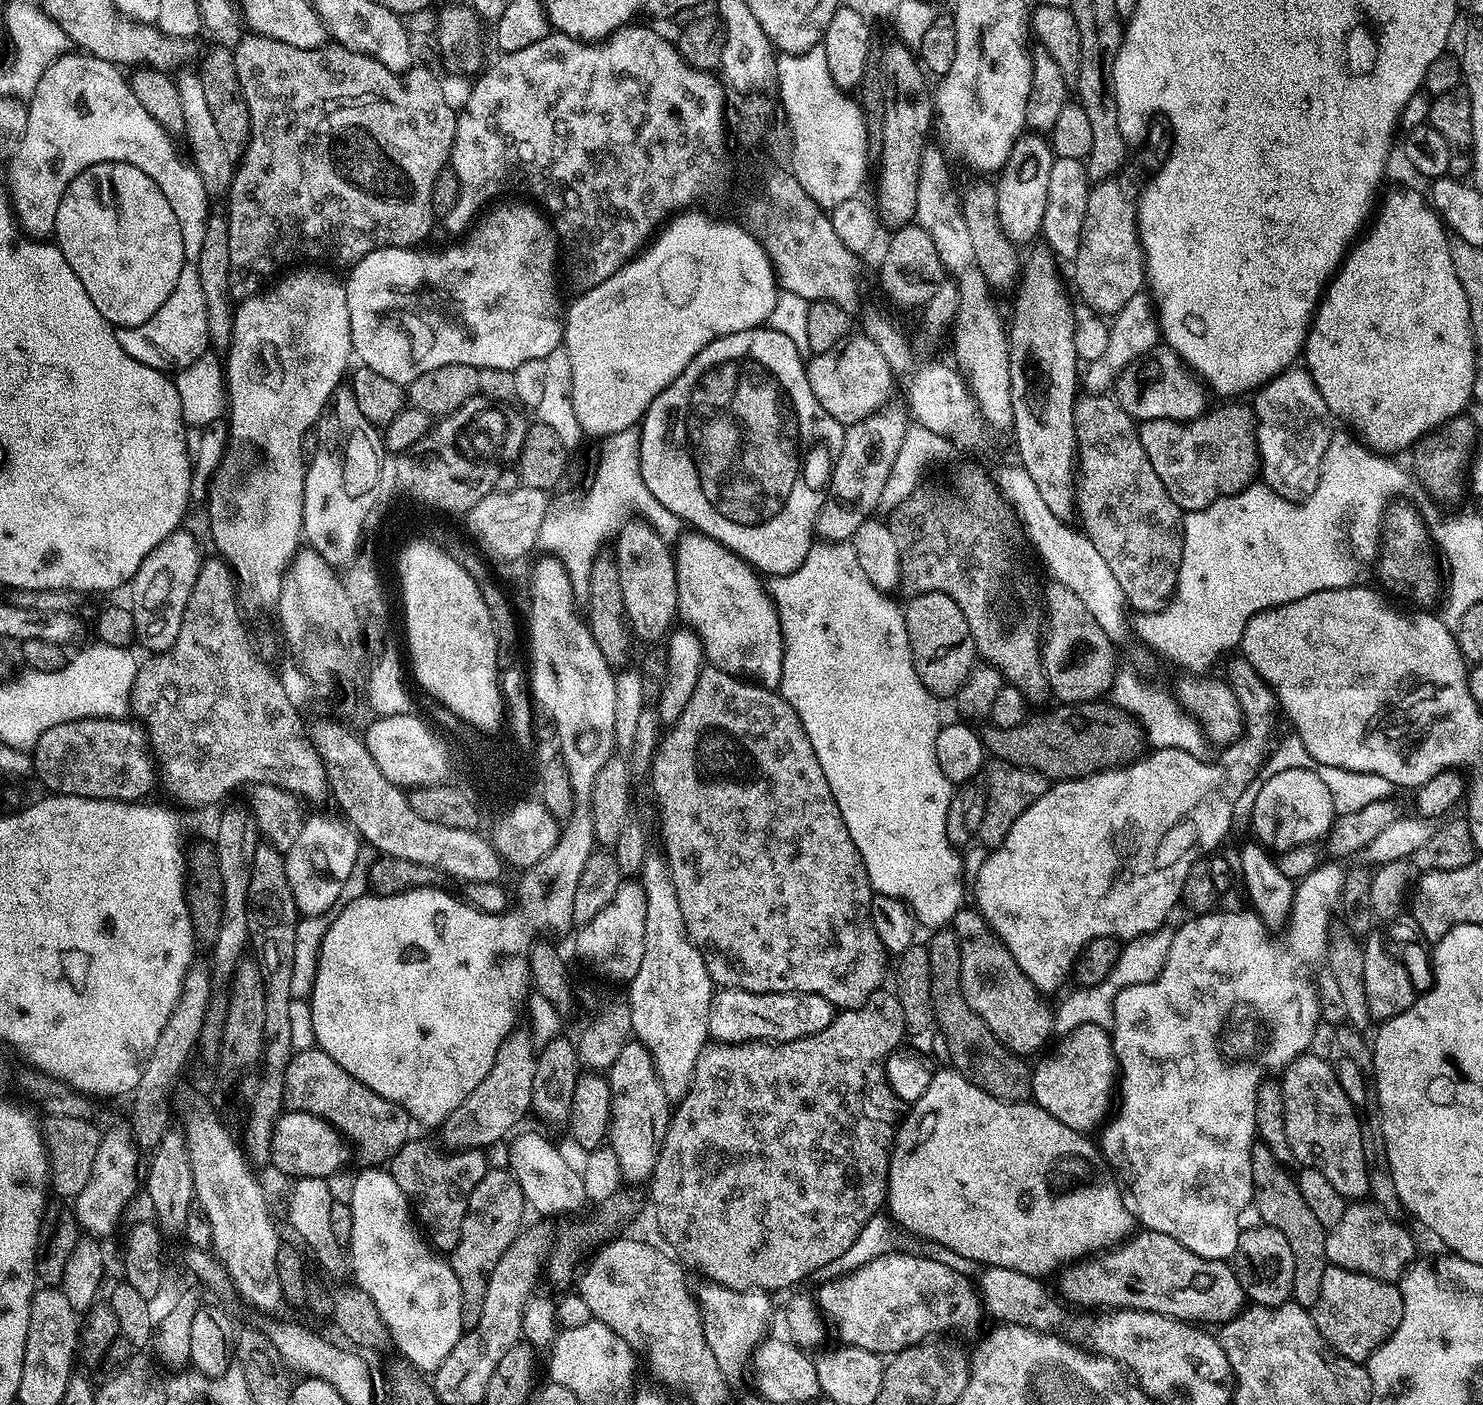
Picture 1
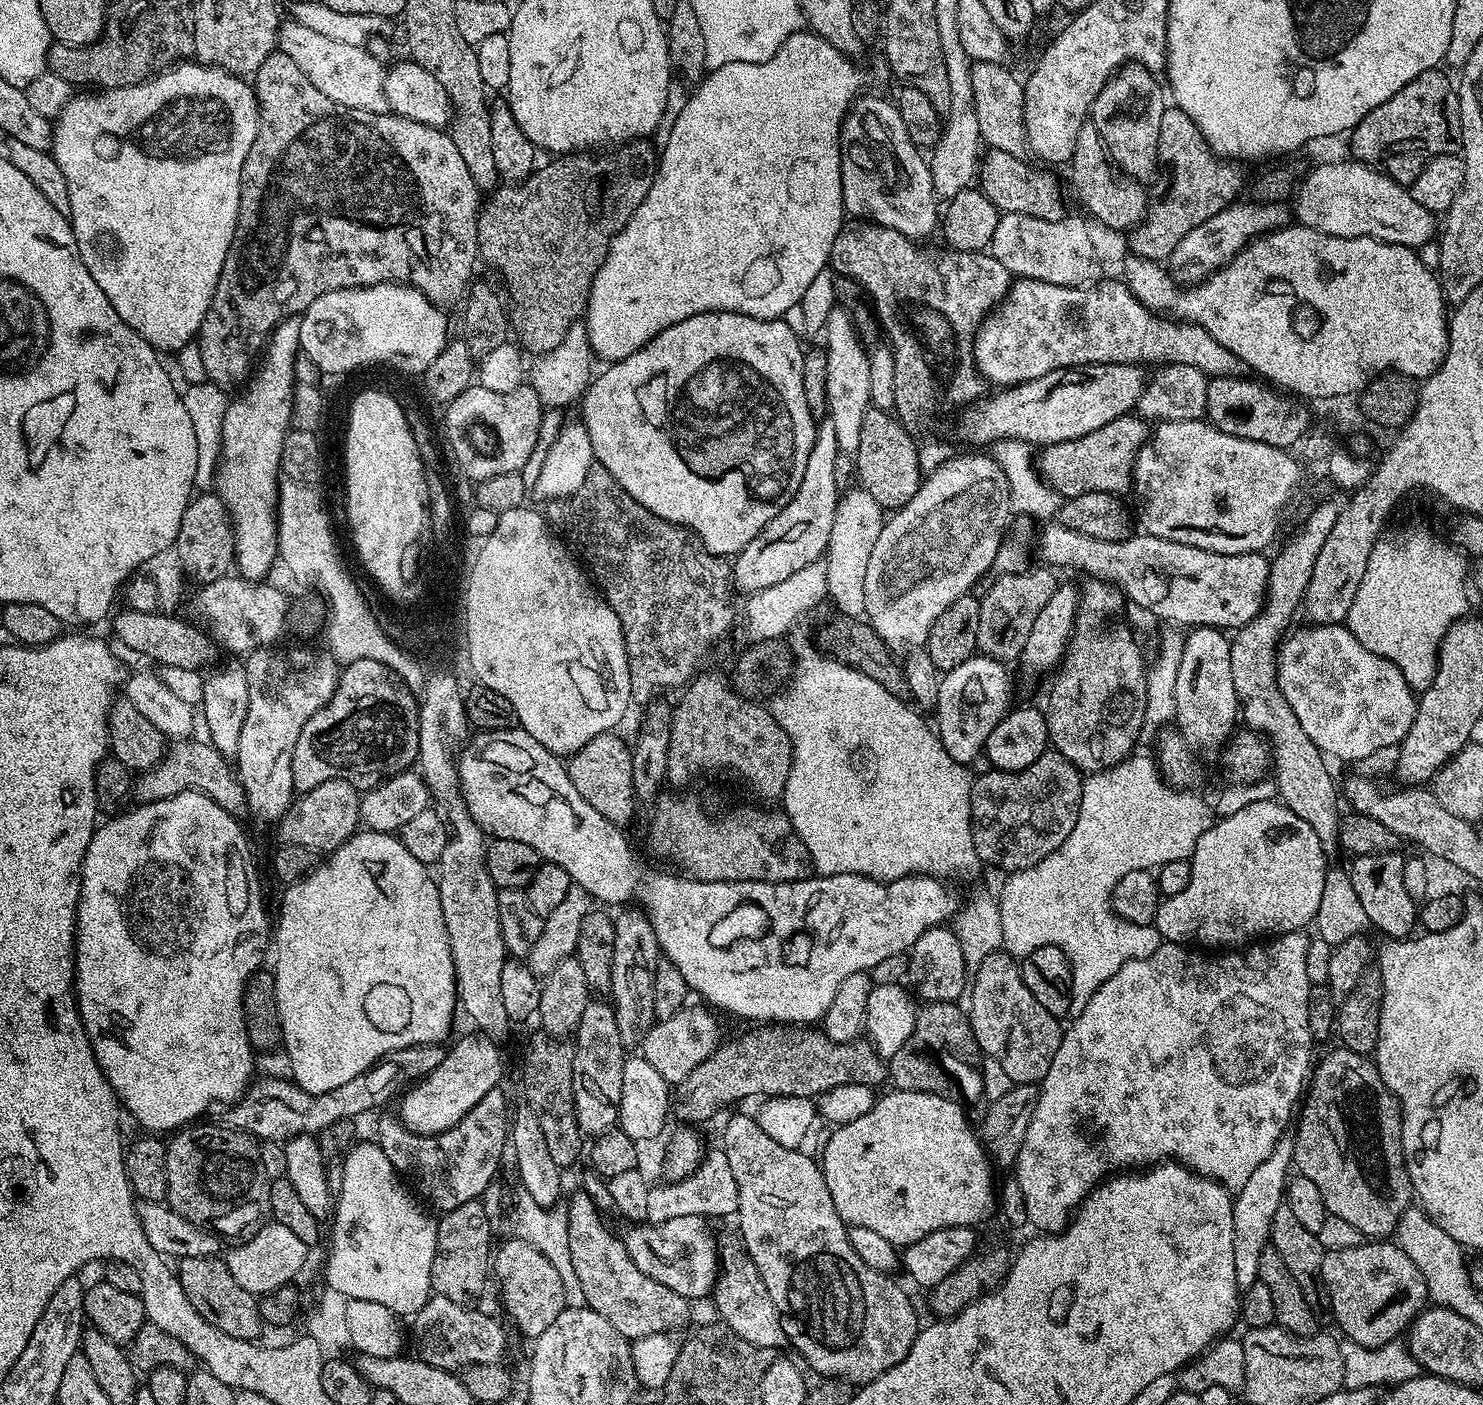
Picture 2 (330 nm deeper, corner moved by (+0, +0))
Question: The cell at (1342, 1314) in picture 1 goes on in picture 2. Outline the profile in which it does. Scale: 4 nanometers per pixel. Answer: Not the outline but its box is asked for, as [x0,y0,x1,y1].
[1322,1242,1429,1348]

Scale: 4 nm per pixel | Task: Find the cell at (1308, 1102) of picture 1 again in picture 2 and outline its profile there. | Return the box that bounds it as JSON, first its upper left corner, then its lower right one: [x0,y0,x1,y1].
[1294,1046,1414,1238]

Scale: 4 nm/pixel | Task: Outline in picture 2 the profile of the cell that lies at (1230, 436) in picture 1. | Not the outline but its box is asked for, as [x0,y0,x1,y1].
[1038,414,1150,498]

